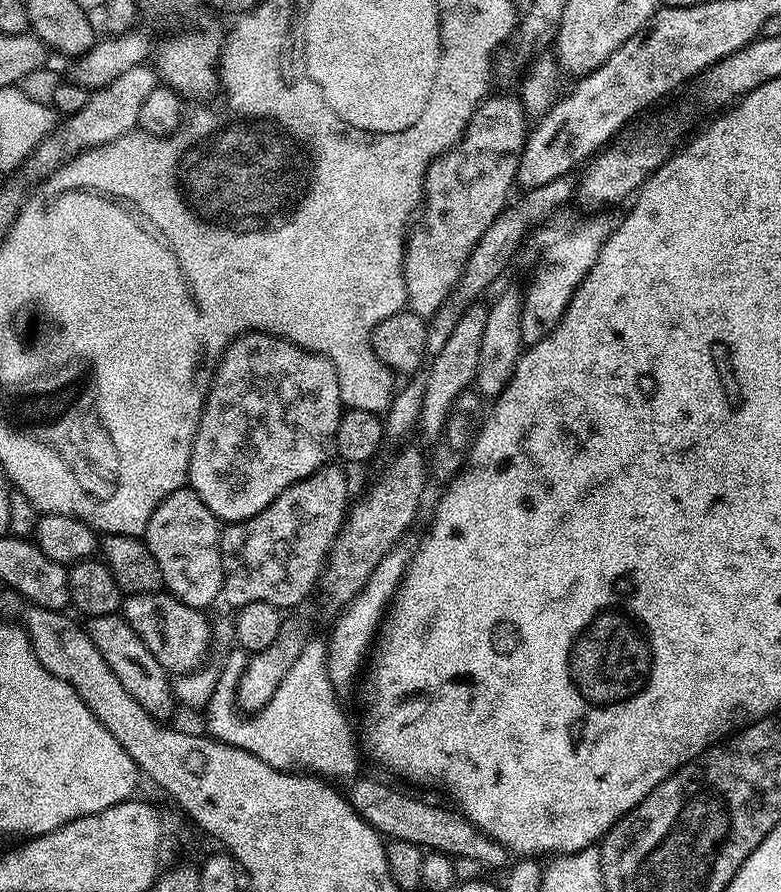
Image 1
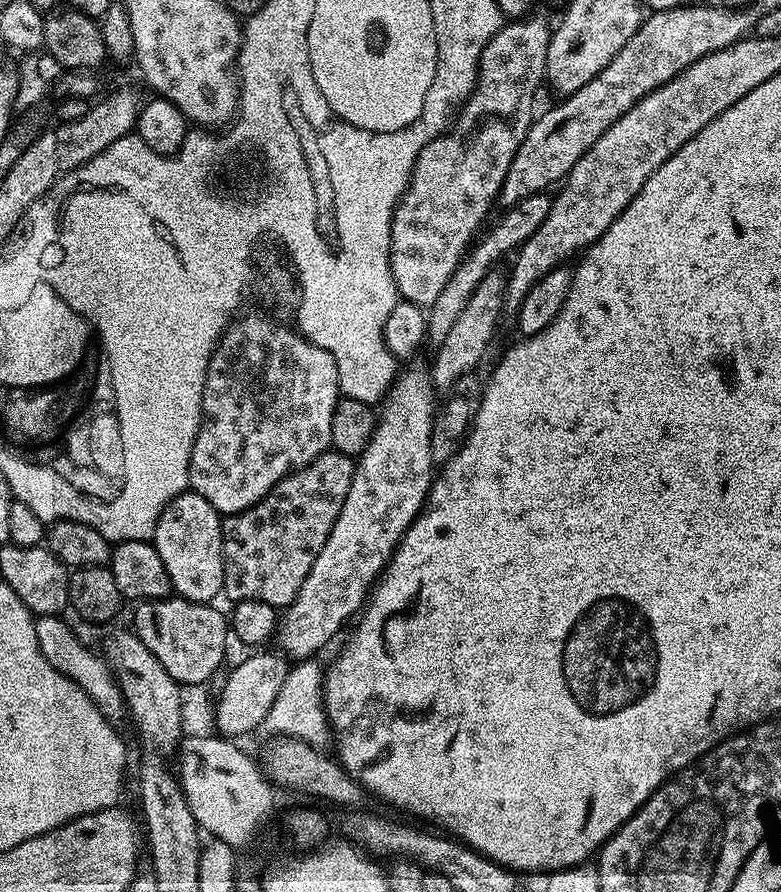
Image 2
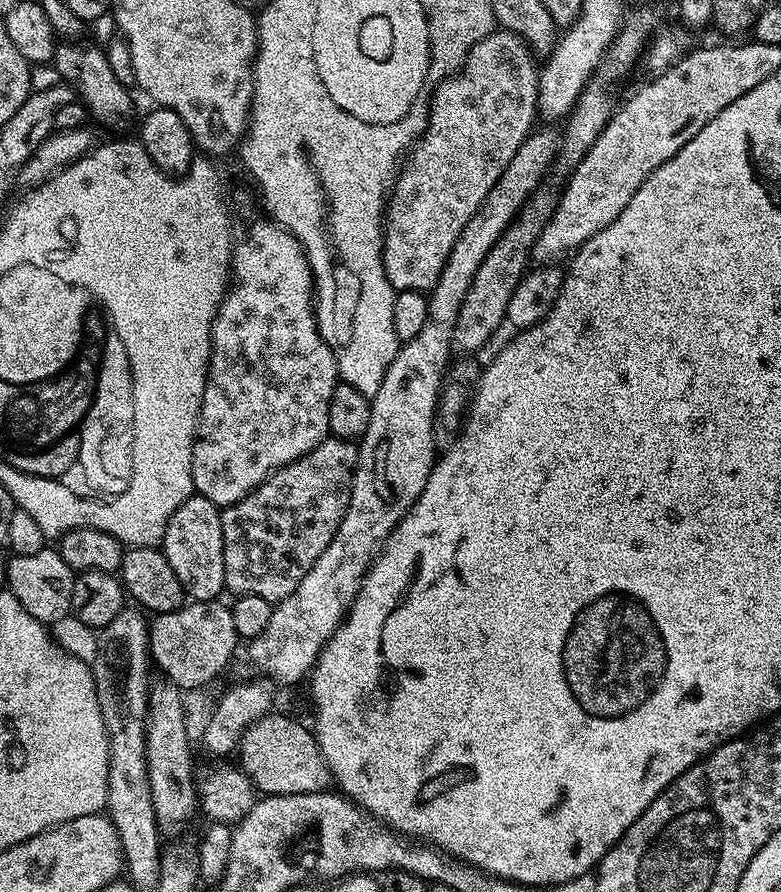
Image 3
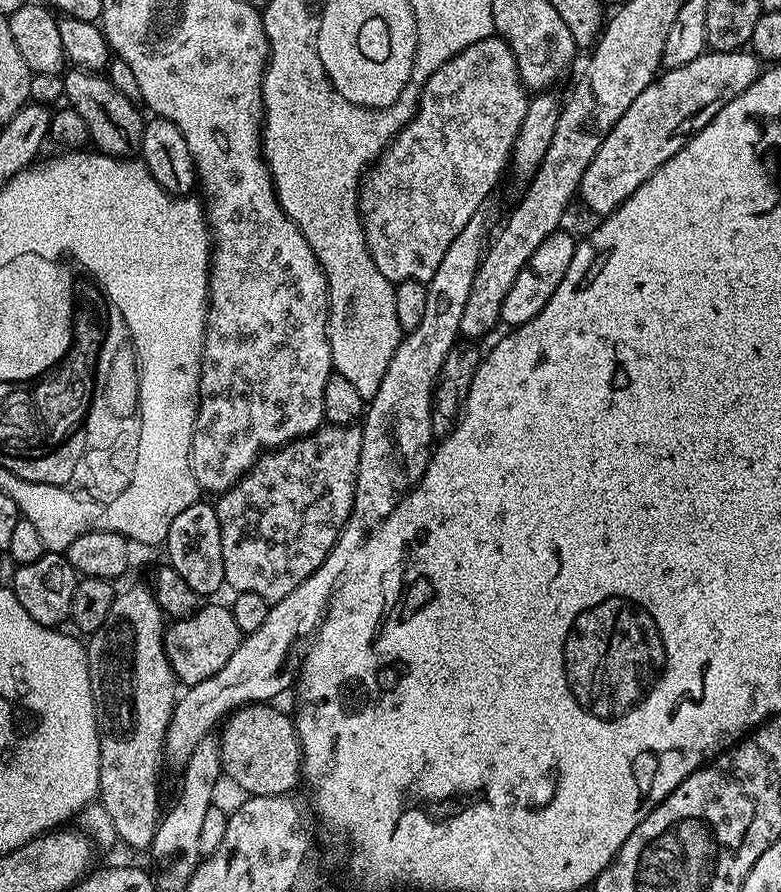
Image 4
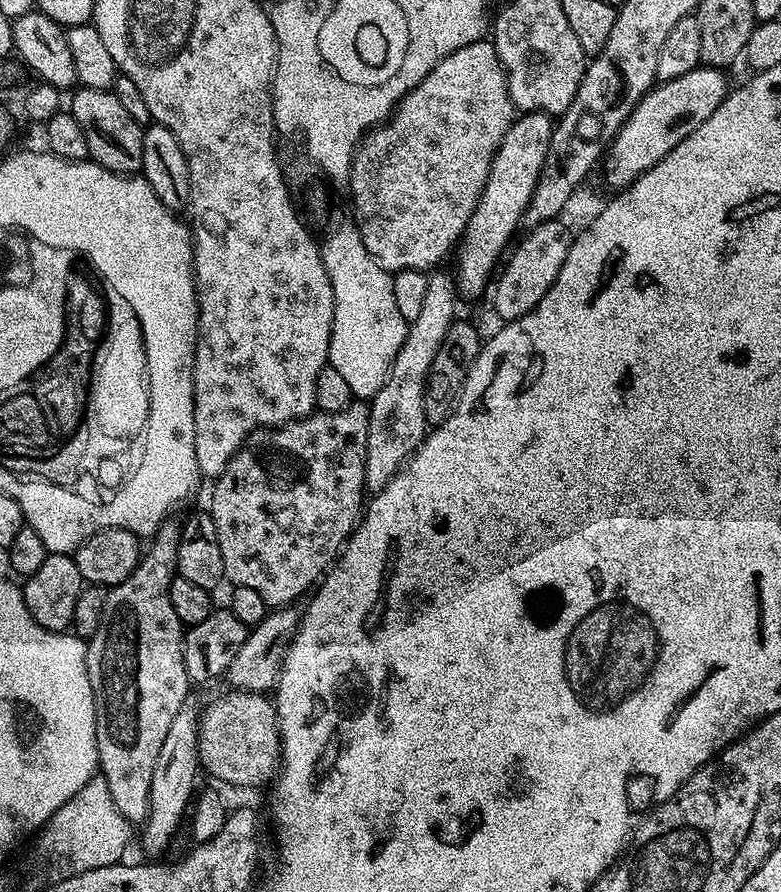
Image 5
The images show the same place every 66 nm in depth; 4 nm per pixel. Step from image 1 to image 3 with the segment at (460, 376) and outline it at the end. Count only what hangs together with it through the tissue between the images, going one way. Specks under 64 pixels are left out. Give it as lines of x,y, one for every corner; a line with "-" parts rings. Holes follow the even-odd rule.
544,191
533,192
527,204
520,207
520,212
513,218
512,224
500,235
498,242
490,246
490,254
482,258
482,266
478,266
474,282
470,282
470,290
466,290
466,298
452,327
451,347
456,352
460,351
457,353
476,354
476,351
499,330
500,323
505,323
510,298
518,282
529,269
534,242
538,242
538,234
542,234
546,222
556,208
557,193

